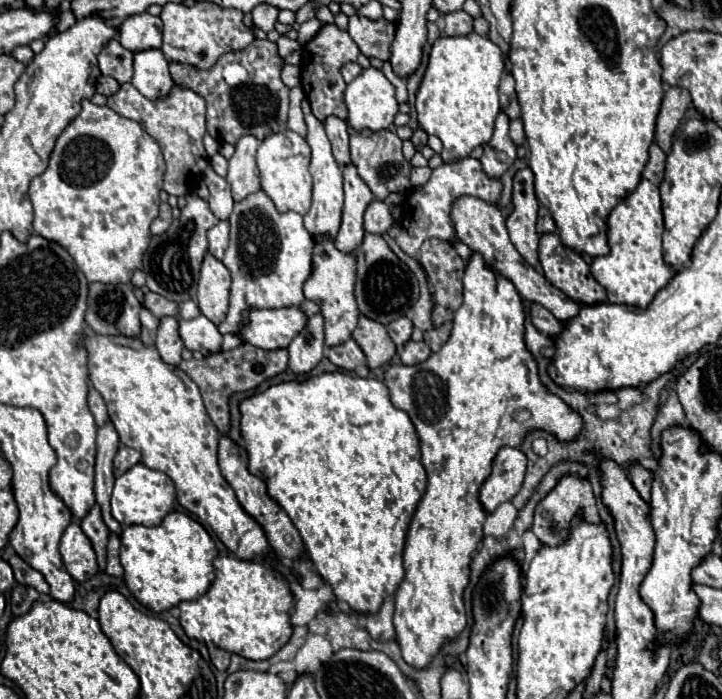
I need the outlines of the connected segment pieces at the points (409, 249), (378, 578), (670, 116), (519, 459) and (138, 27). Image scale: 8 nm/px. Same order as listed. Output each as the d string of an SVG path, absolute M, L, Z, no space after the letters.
M466 157L456 163L444 163L432 171L432 177L428 179L428 183L412 189L412 205L414 207L408 207L404 221L402 221L402 233L406 239L396 239L396 243L410 257L416 257L422 241L426 241L430 237L438 237L442 241L454 243L458 239L454 223L450 219L450 211L452 211L454 201L462 195L470 195L470 197L478 197L478 199L484 199L486 203L496 205L500 193L502 193L500 179L488 177L478 159Z
M332 371L332 373L322 373L304 381L284 381L270 385L262 393L254 393L246 399L240 401L240 431L246 441L246 453L248 453L248 471L262 477L266 483L268 495L288 513L292 523L302 535L302 541L306 545L306 551L316 565L318 573L322 579L332 587L336 601L346 601L354 611L358 613L374 613L382 605L382 599L386 595L394 595L398 585L404 579L404 567L402 567L402 549L404 549L404 533L408 531L410 519L416 511L418 501L422 499L426 491L426 471L420 463L420 445L418 445L418 435L416 429L410 421L410 417L396 409L390 403L390 393L388 387L378 381L378 379L362 379L356 375L348 375L342 371Z
M668 87L660 105L660 113L656 119L656 143L664 153L670 153L672 135L684 117L684 111L690 107L690 93L682 87Z
M502 447L494 461L492 473L480 487L480 503L486 513L492 513L500 503L510 501L522 487L526 473L526 455L516 447Z
M148 11L130 15L118 27L118 41L130 51L158 49L162 45L162 21Z

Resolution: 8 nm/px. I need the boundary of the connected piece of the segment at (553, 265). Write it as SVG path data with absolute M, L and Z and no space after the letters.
M556 233L540 237L538 259L540 259L540 267L542 267L544 277L554 287L558 287L562 293L566 293L572 301L576 301L578 305L590 305L590 303L604 303L606 301L606 289L592 277L588 263L582 259L580 253L576 253L570 247L562 245L562 241Z

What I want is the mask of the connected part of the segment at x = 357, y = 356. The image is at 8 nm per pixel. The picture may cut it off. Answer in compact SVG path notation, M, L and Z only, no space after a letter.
M348 339L336 347L328 347L326 349L326 357L340 369L346 369L346 371L352 371L356 369L358 365L364 365L366 363L366 355L364 351L360 349L360 345L354 341L354 339Z

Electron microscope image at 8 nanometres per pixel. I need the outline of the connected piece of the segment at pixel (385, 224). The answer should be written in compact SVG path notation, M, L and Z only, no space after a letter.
M372 201L366 207L366 213L364 213L364 231L366 233L382 235L392 225L394 225L394 219L390 213L390 205L386 205L384 201Z

